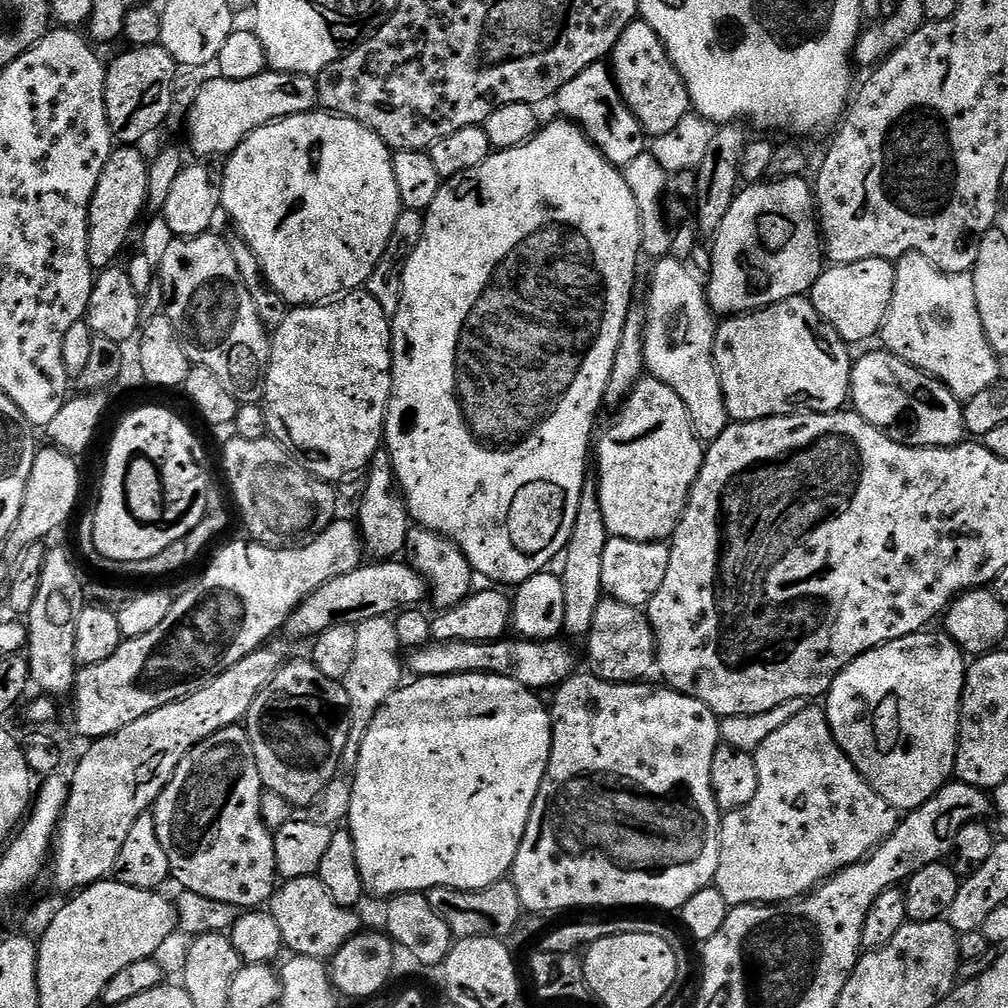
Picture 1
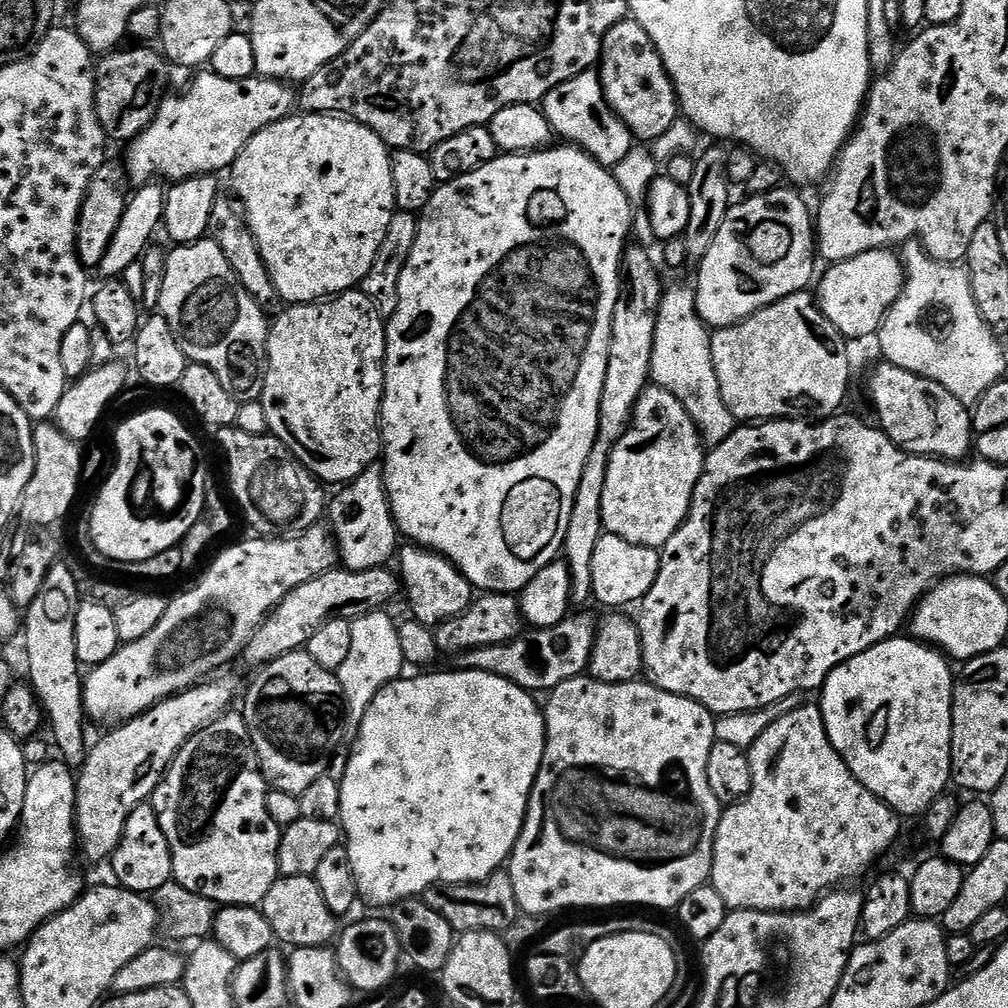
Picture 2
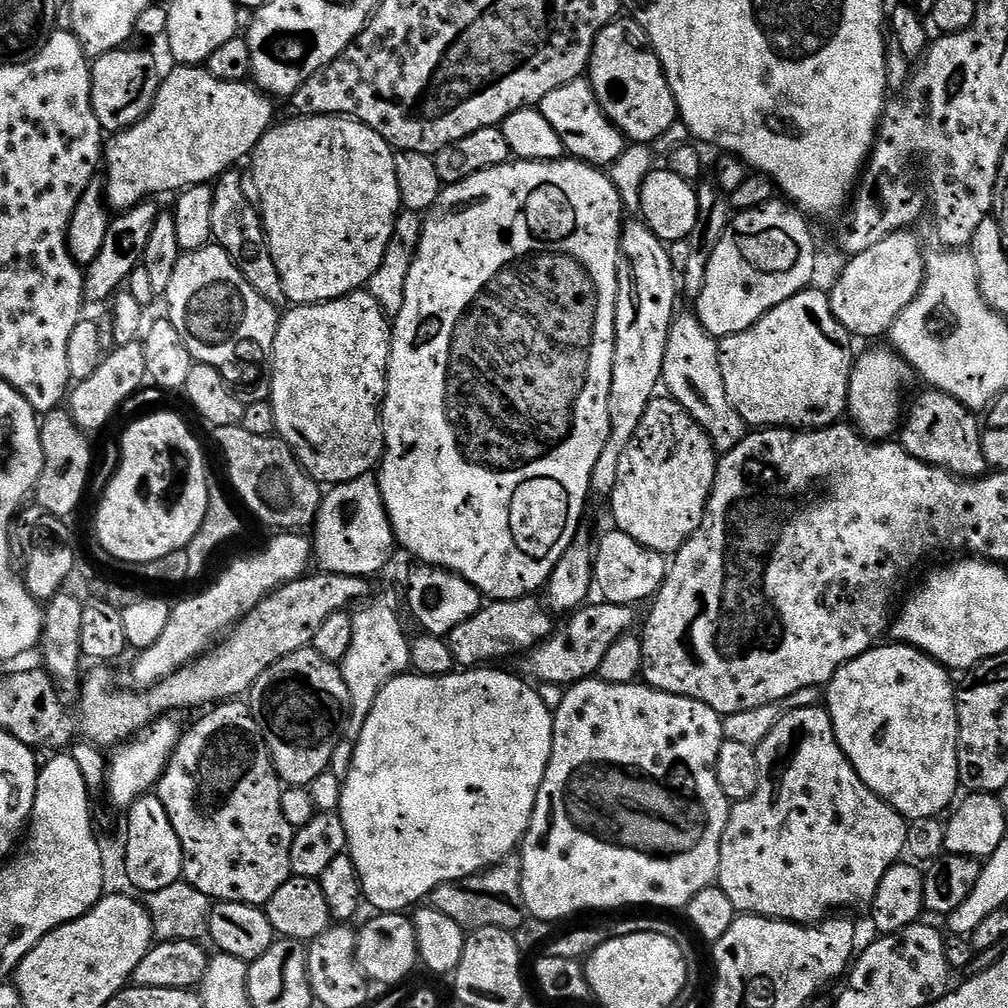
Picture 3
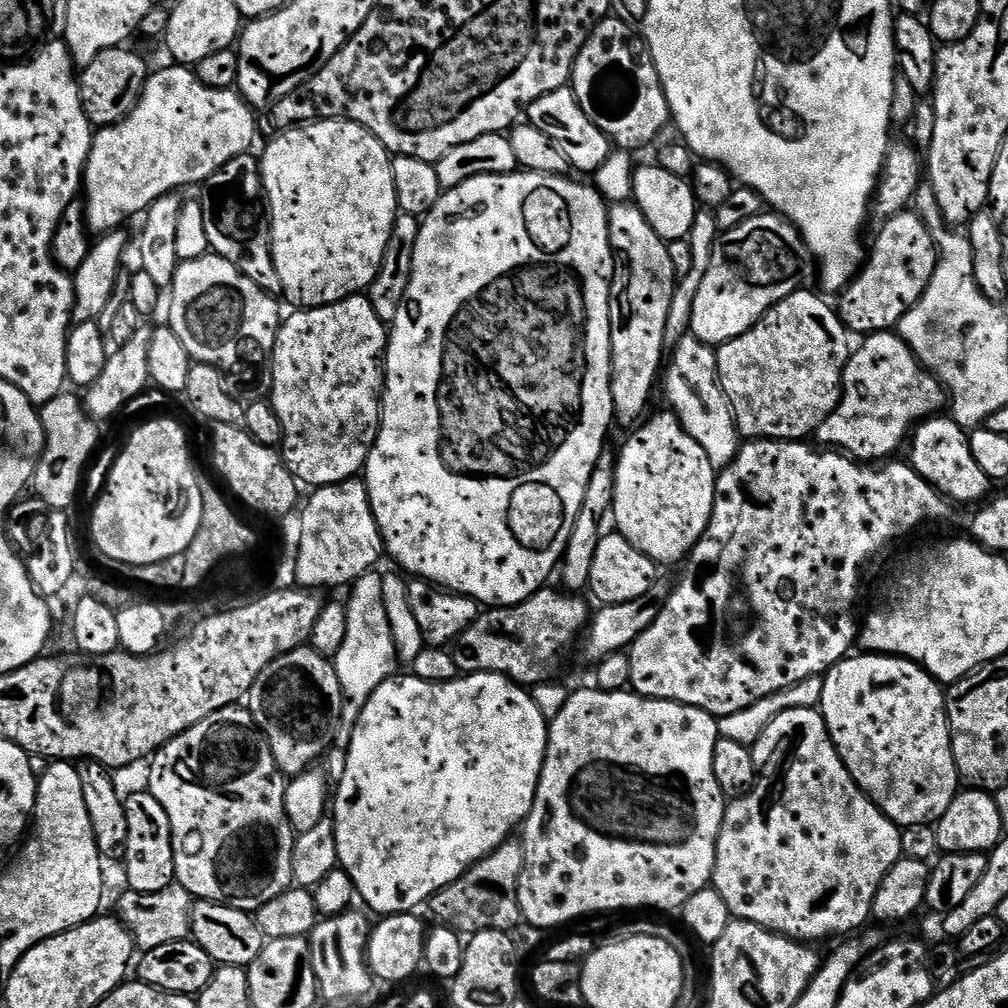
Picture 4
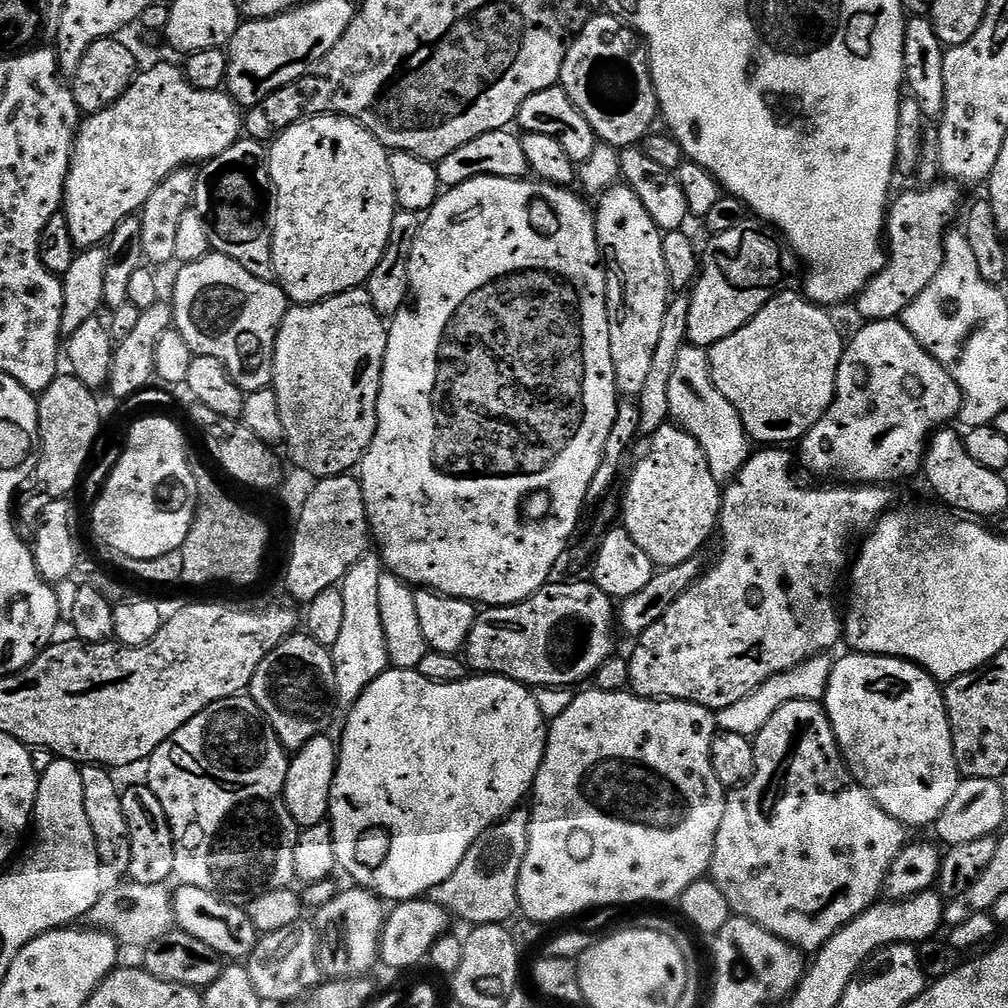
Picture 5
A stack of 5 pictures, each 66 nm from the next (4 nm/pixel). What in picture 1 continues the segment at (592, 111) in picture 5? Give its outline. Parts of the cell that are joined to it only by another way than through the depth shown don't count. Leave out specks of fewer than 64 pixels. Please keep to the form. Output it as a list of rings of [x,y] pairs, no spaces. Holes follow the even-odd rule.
[[[633,22],[612,48],[610,67],[628,109],[635,114],[649,137],[670,133],[690,114],[692,99],[684,79],[668,57],[664,43],[649,24]]]

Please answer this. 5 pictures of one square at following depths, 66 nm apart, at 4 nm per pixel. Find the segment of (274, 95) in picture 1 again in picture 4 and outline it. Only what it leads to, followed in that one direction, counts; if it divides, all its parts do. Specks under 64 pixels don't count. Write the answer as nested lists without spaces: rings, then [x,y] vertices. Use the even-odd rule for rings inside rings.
[[[171,66],[172,68],[160,68],[149,75],[148,81],[144,84],[144,89],[140,95],[140,101],[134,106],[134,110],[124,120],[116,124],[110,124],[101,127],[92,137],[92,149],[88,155],[88,165],[84,168],[84,178],[82,181],[82,203],[84,205],[84,215],[86,224],[93,233],[103,234],[119,229],[123,220],[128,220],[131,216],[144,214],[156,199],[162,198],[168,193],[175,193],[177,190],[183,190],[187,184],[203,185],[205,180],[210,178],[230,158],[238,158],[249,151],[248,148],[256,140],[256,116],[252,105],[247,104],[244,97],[232,88],[211,88],[206,86],[199,78],[196,77],[195,71],[188,66]]]

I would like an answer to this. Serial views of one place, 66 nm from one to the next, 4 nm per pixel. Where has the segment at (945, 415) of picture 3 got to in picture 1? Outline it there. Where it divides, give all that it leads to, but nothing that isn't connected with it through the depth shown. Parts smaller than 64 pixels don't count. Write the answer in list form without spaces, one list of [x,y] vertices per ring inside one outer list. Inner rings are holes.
[[[887,350],[857,355],[850,404],[857,414],[894,442],[911,448],[954,448],[965,443],[964,404],[947,386]]]

